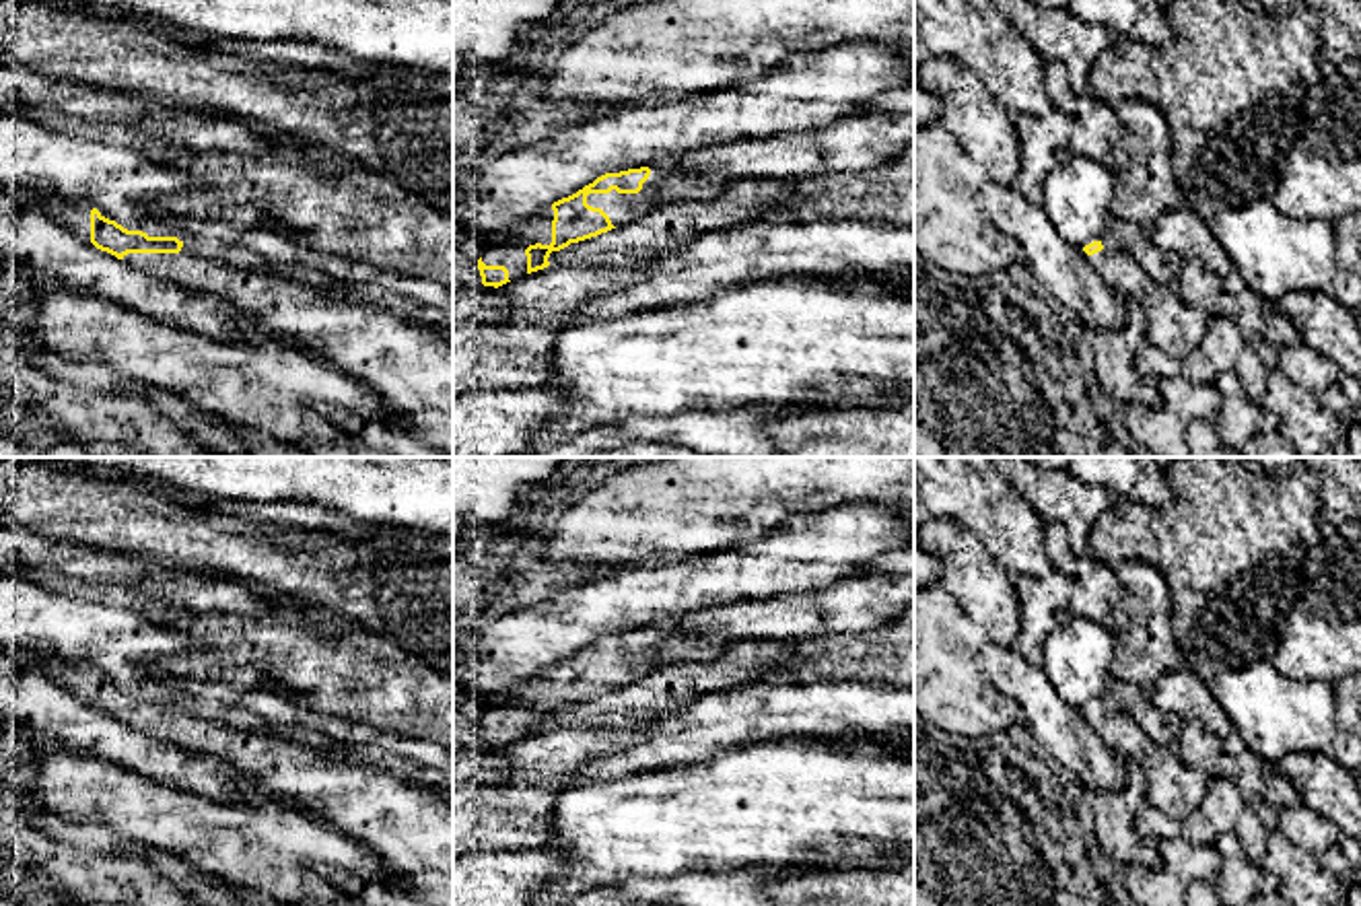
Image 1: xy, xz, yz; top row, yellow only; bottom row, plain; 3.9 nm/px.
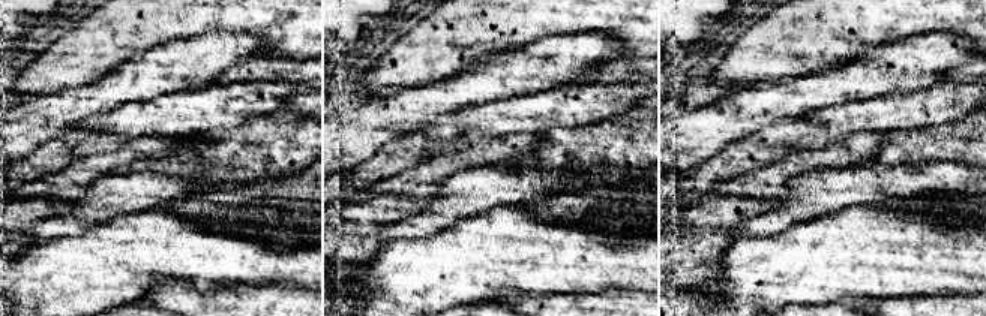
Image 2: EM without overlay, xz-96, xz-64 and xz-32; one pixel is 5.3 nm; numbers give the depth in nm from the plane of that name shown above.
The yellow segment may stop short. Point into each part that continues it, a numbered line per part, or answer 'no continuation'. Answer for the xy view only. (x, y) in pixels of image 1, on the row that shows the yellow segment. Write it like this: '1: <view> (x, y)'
1: xy (75, 215)
2: xy (408, 367)

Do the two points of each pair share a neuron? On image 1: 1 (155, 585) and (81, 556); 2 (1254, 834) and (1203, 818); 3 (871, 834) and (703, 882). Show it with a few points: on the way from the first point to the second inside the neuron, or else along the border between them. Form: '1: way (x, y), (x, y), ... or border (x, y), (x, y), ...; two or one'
1: way (136, 567), (99, 563); one
2: way (1242, 822), (1238, 818), (1215, 818); one
3: border (812, 859), (779, 865), (721, 865), (717, 869); two

